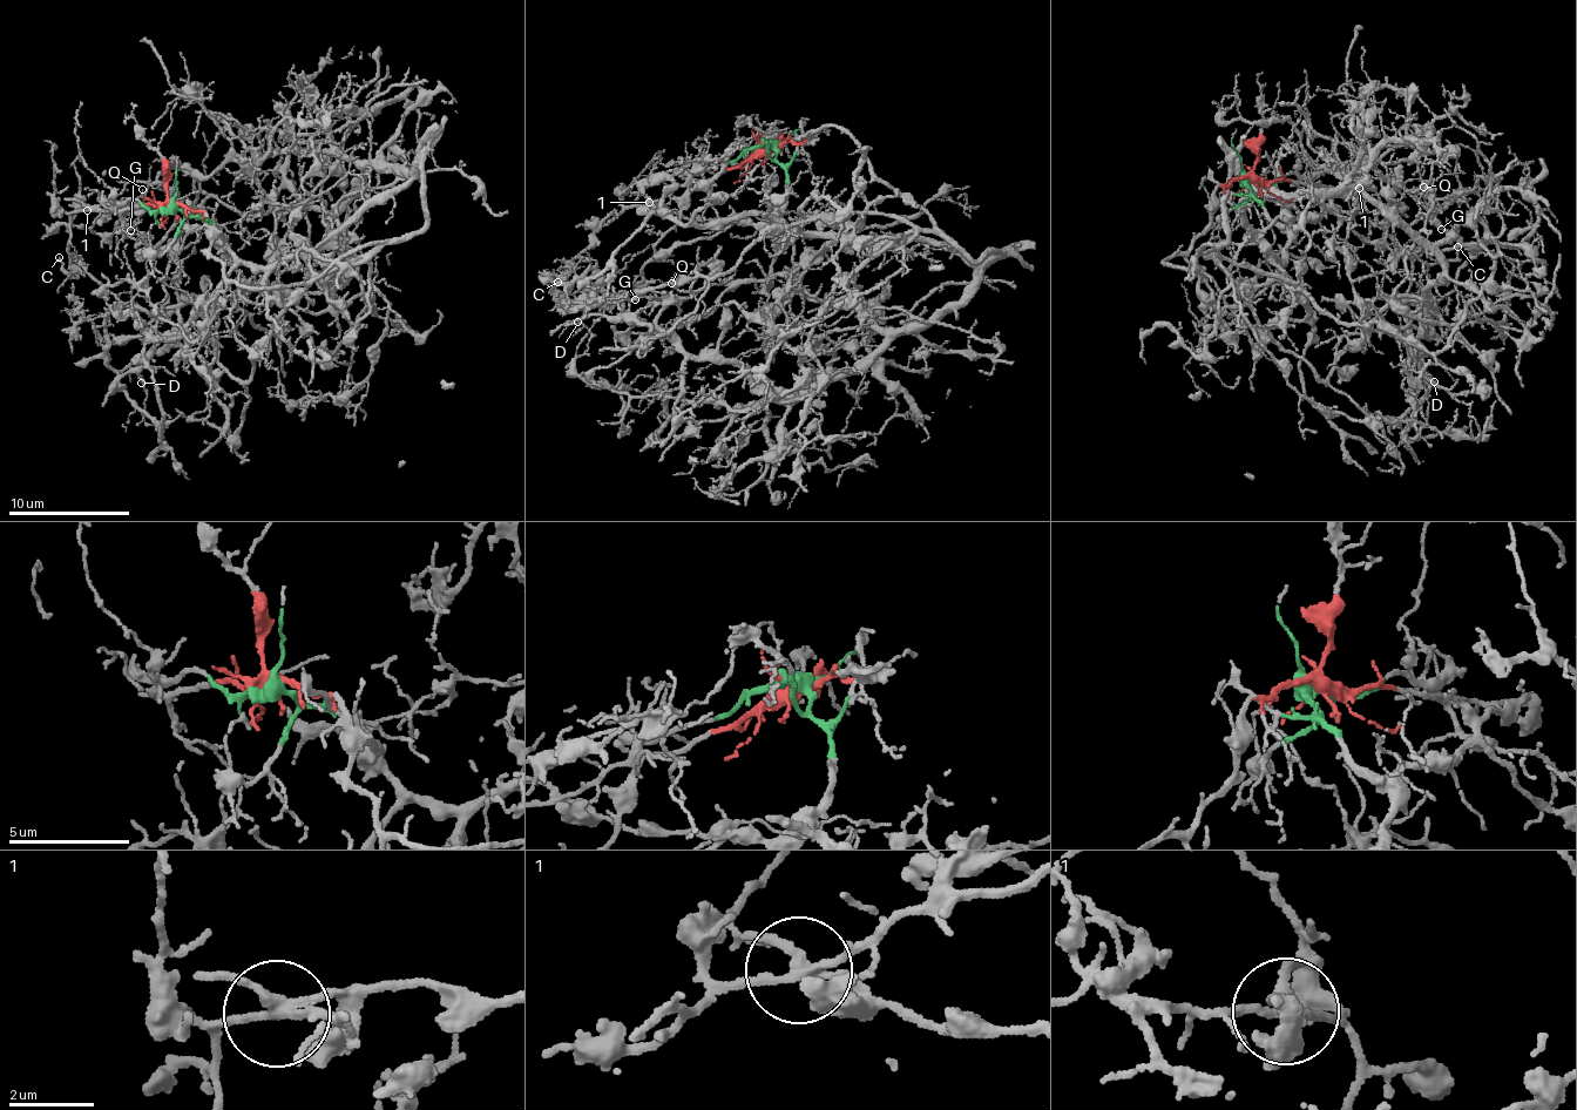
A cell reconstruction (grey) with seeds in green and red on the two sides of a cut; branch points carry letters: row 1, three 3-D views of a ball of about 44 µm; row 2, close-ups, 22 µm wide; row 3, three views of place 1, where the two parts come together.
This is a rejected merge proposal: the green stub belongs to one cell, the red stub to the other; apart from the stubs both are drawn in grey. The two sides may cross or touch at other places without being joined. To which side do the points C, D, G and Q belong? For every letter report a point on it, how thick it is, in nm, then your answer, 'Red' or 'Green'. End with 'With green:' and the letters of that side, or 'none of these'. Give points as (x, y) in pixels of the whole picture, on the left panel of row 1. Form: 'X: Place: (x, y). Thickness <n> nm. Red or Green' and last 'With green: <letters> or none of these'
C: Place: (59, 257). Thickness 130 nm. Red
D: Place: (141, 383). Thickness 140 nm. Red
G: Place: (130, 230). Thickness 90 nm. Red
Q: Place: (142, 189). Thickness 120 nm. Red
With green: none of these

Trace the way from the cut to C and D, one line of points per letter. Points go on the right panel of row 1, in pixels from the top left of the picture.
C: (1249, 180), (1369, 188), (1379, 202), (1378, 221), (1401, 248), (1432, 263), (1448, 262), (1457, 246)
D: (1249, 180), (1378, 194), (1378, 221), (1427, 265), (1421, 288), (1443, 334), (1409, 324), (1399, 334), (1435, 383)

